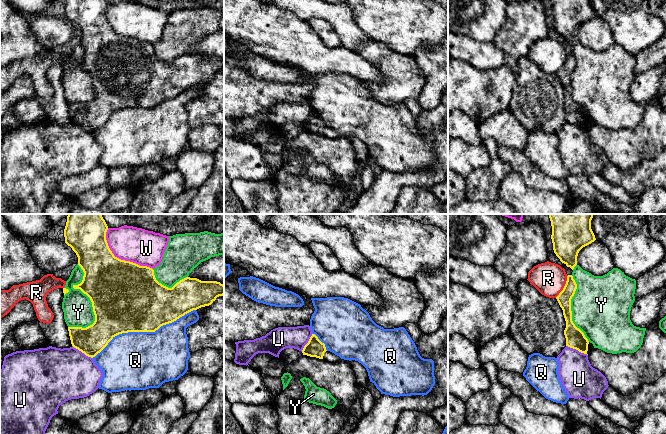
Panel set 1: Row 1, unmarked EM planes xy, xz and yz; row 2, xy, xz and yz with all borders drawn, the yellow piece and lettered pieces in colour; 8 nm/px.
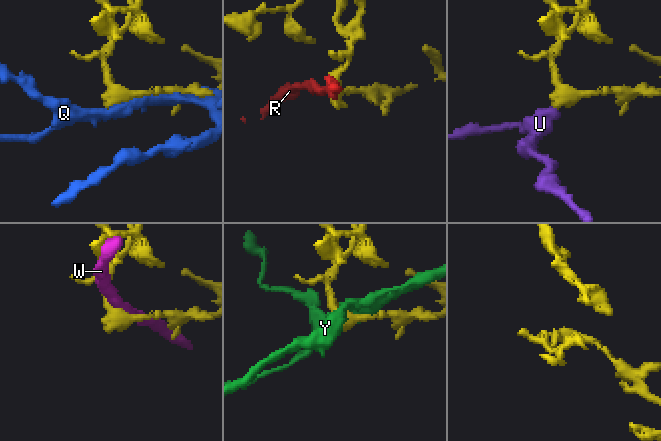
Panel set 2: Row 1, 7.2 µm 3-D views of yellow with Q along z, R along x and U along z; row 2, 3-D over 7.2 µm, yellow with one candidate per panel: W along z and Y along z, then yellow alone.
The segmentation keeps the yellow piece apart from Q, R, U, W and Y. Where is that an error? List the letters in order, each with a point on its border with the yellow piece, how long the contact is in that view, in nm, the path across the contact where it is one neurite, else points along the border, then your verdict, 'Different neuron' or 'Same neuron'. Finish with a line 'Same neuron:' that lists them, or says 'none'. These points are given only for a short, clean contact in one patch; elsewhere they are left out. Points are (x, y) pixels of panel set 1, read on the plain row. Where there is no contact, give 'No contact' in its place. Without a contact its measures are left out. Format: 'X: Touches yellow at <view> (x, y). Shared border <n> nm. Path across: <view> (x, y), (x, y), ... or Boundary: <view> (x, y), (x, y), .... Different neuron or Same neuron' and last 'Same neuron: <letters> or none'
Q: Touches yellow at xy (143, 107). Shared border 900 nm. Different neuron
R: Touches yellow at yz (564, 62). Shared border 220 nm. Different neuron
U: Touches yellow at yz (577, 125). Shared border 190 nm. Boundary: yz (566, 121), (587, 131). Different neuron
W: Touches yellow at xy (120, 35). Shared border 500 nm. Different neuron
Y: Touches yellow at xy (84, 69). Shared border 500 nm. Different neuron
Same neuron: none

